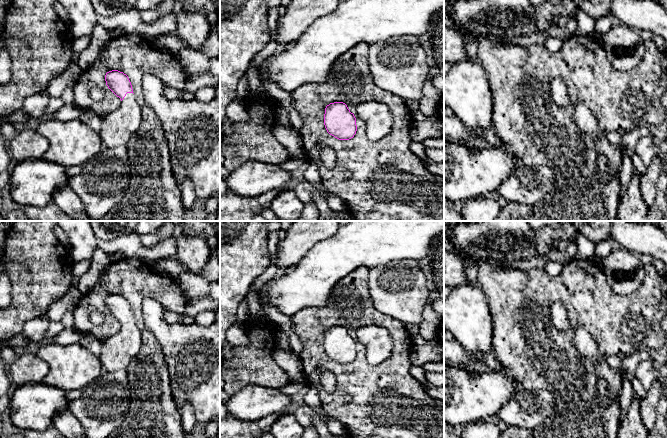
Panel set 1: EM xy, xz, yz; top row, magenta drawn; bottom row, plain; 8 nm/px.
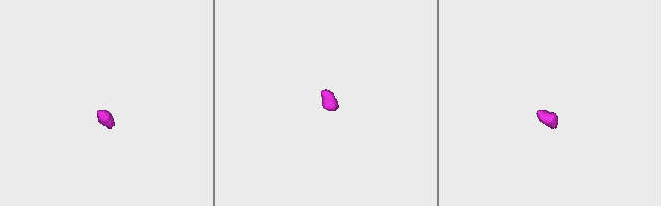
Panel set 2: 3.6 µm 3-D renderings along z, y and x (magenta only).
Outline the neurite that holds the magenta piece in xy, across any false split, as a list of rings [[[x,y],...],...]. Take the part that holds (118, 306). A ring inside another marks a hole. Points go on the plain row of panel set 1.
[[[118,294],[106,297],[108,312],[120,322],[119,331],[102,342],[98,356],[103,371],[126,369],[140,349],[140,331],[133,318],[131,306],[126,298]]]

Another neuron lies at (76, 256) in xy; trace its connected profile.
[[[57,221],[71,243],[70,255],[73,262],[91,260],[98,246],[90,221]]]

